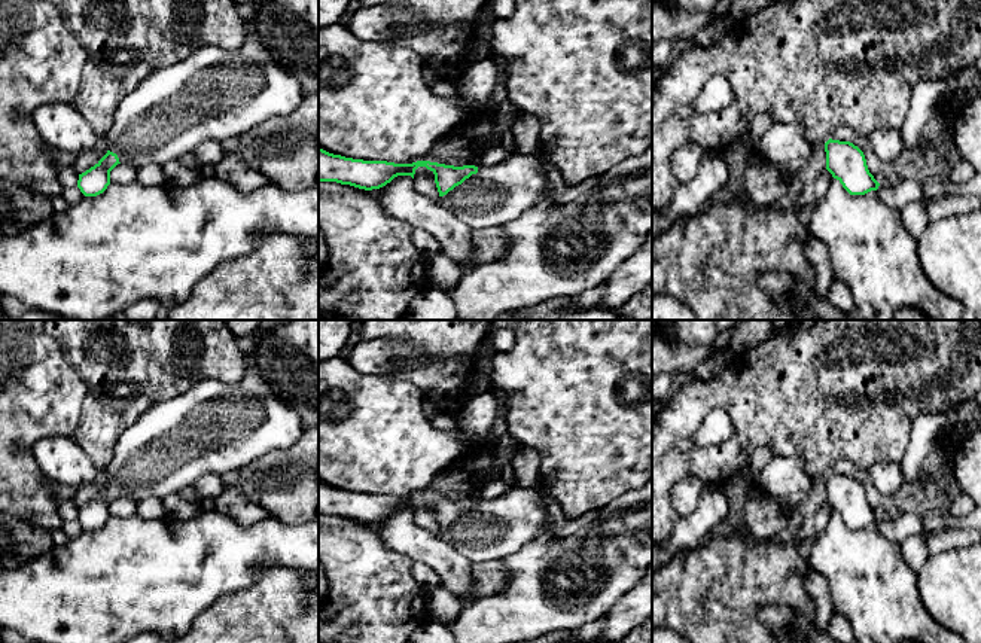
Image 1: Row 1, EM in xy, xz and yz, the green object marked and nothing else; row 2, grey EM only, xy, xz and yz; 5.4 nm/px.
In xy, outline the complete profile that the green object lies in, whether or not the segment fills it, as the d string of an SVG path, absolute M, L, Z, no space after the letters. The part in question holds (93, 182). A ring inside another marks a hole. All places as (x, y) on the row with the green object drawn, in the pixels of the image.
M255 39L235 51L207 45L183 60L150 73L119 104L115 124L106 137L107 153L89 170L79 174L77 188L85 196L97 196L110 185L110 171L118 164L130 164L140 168L147 164L164 165L171 159L180 159L186 153L208 140L225 141L238 137L274 116L286 116L299 107L305 98L301 83L275 63L269 51Z

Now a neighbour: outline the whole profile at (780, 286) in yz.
M762 272L758 284L764 293L777 301L782 307L792 310L796 320L853 320L847 313L834 307L828 298L819 299L814 293L801 307L793 305L796 280L787 272Z

